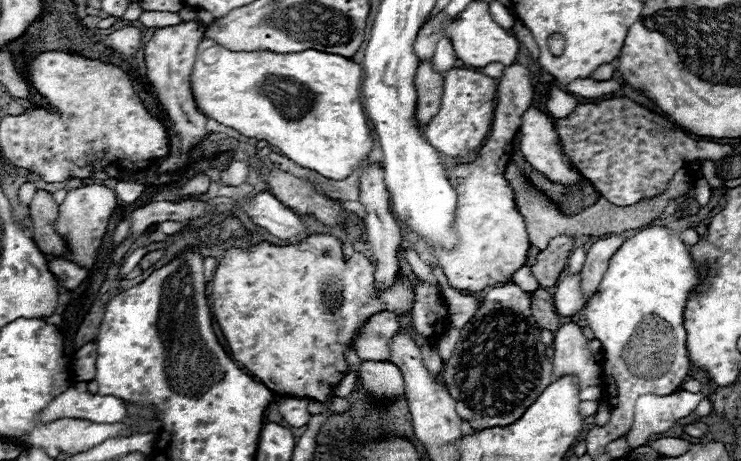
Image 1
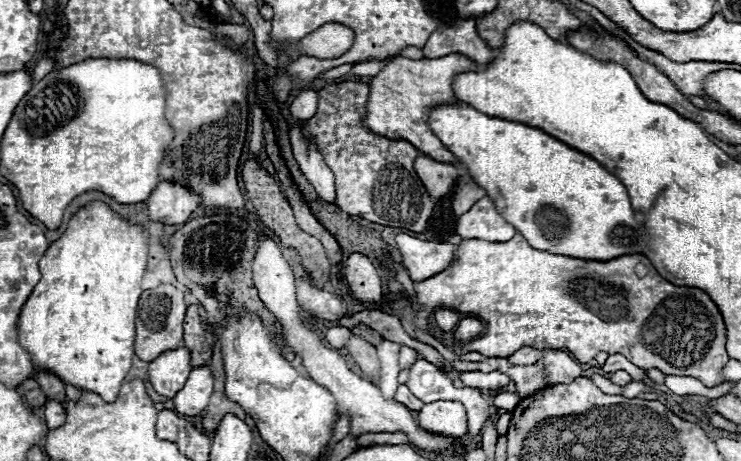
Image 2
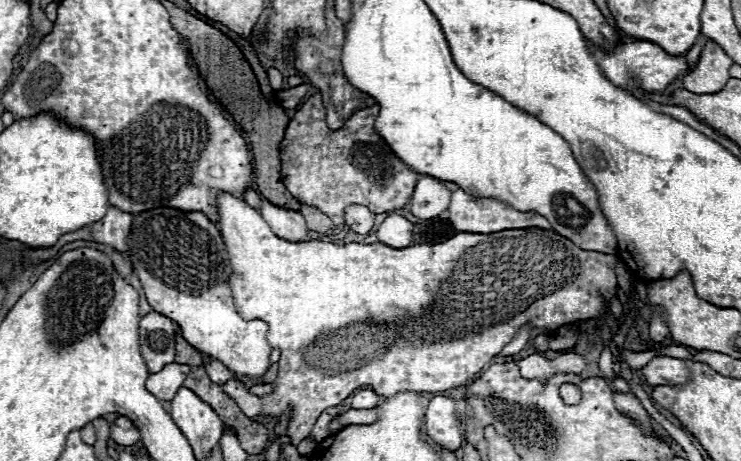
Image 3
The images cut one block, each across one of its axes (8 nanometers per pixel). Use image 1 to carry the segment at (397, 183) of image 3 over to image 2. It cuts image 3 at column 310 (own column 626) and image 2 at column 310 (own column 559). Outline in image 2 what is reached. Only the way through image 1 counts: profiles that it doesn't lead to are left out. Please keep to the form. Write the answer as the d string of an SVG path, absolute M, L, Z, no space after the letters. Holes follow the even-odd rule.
M348 80L324 86L318 92L318 112L302 124L304 132L316 140L324 162L336 176L336 206L342 212L392 228L424 232L434 202L412 168L420 152L404 140L384 138L364 126L368 96L370 84L366 82Z

